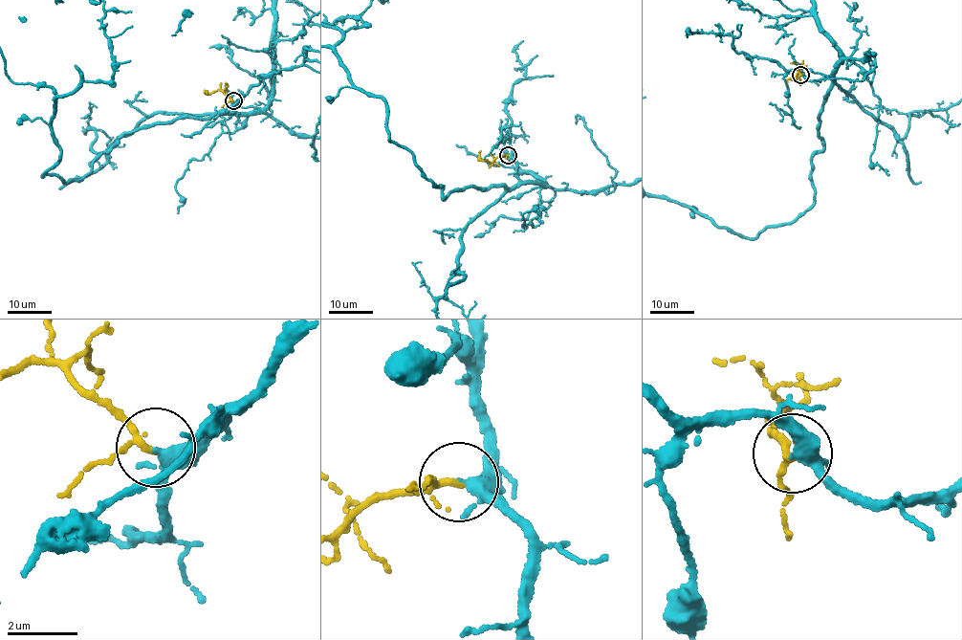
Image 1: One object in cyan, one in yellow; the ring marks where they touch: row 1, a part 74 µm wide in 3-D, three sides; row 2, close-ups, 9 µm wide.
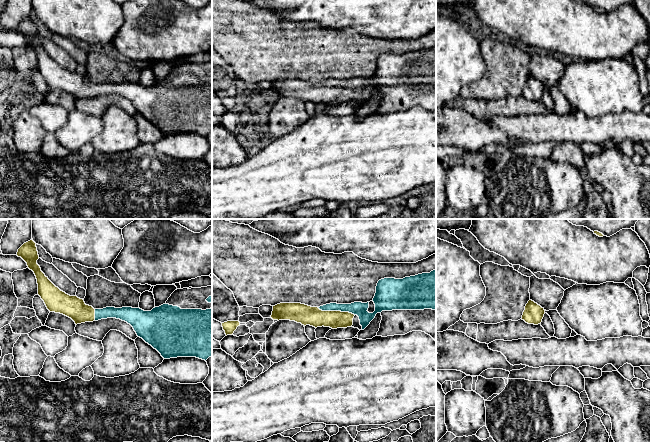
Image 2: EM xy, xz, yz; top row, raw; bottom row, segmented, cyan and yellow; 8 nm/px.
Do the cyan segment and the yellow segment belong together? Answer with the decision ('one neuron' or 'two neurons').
one neuron

